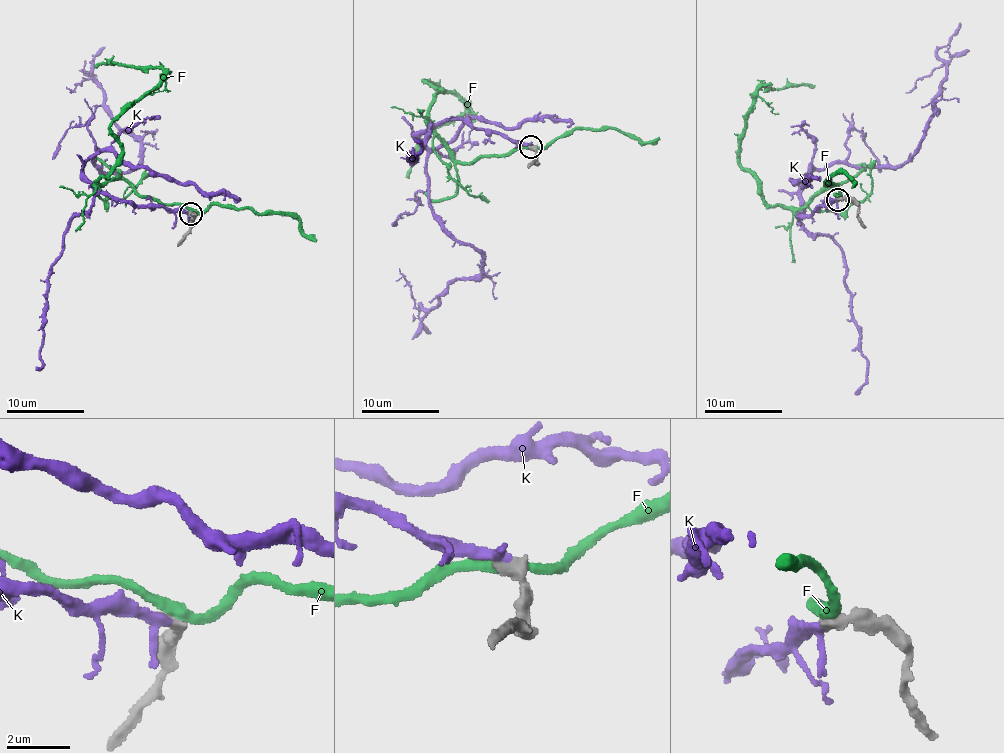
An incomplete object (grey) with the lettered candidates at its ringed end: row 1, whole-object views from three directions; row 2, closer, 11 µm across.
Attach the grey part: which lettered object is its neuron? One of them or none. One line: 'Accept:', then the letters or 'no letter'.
Accept: K

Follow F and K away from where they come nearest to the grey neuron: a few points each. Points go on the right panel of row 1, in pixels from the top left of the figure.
F: (839, 197), (832, 185), (804, 208), (768, 204), (756, 174), (740, 164), (746, 111), (758, 86), (815, 86)
K: (837, 199), (798, 220), (802, 183), (815, 170), (835, 162), (905, 162), (925, 133), (945, 63), (905, 92)

